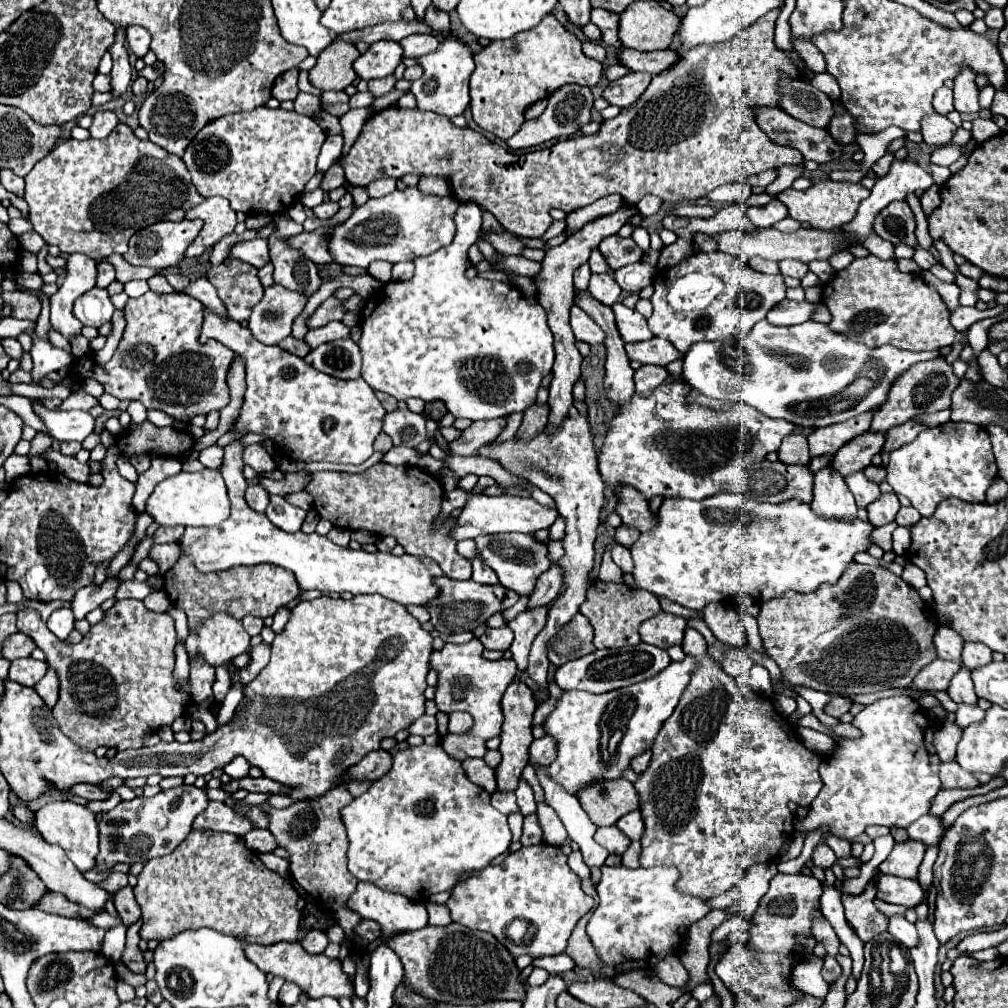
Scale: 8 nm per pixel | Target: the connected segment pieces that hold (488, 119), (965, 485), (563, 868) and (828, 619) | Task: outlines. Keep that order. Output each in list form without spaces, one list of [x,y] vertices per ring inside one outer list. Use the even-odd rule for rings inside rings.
[[[555,15],[543,17],[539,25],[517,37],[505,41],[491,41],[479,53],[473,55],[475,71],[471,75],[471,111],[475,123],[497,135],[499,139],[513,137],[523,125],[525,109],[549,97],[555,89],[565,83],[597,85],[603,75],[599,61],[585,57],[581,51],[581,41],[575,33],[567,31]]]
[[[947,421],[933,429],[925,429],[917,435],[913,443],[907,443],[897,451],[889,453],[889,465],[885,469],[889,485],[895,489],[897,495],[905,495],[911,501],[911,505],[921,513],[921,517],[933,517],[941,501],[951,497],[957,497],[965,503],[983,503],[985,491],[997,477],[997,463],[991,451],[991,439],[987,429],[973,423],[953,423],[953,421]]]
[[[531,845],[531,847],[521,847],[519,851],[511,853],[505,861],[501,861],[499,865],[491,865],[485,867],[481,871],[477,871],[475,875],[467,877],[465,881],[457,883],[451,891],[451,897],[447,901],[447,907],[451,911],[451,919],[455,923],[461,923],[469,929],[479,929],[479,931],[489,931],[493,933],[515,957],[529,953],[533,959],[535,957],[543,957],[543,955],[559,955],[565,951],[567,941],[573,933],[575,923],[593,907],[593,897],[585,895],[581,891],[581,879],[577,873],[571,871],[571,867],[567,865],[567,855],[561,851],[561,847],[555,845]],[[513,919],[521,919],[529,923],[531,929],[531,937],[517,945],[513,943],[513,939],[507,937],[507,925]]]
[[[853,563],[849,565],[849,569],[845,569],[845,573],[841,575],[841,581],[837,581],[837,585],[821,585],[819,589],[815,589],[813,593],[783,593],[781,597],[769,599],[761,603],[761,613],[757,615],[757,623],[759,623],[759,635],[763,641],[763,651],[779,665],[785,681],[789,681],[791,685],[803,685],[815,691],[829,691],[829,693],[849,693],[849,695],[857,695],[857,693],[873,693],[873,691],[885,691],[885,689],[903,689],[909,687],[913,677],[927,665],[931,663],[937,655],[933,649],[933,633],[937,631],[937,615],[933,613],[931,605],[925,603],[917,591],[907,585],[899,575],[891,573],[885,567],[875,567],[875,565],[861,565],[861,563]]]

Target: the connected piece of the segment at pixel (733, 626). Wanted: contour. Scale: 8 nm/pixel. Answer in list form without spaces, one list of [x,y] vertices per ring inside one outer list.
[[[709,603],[703,611],[703,619],[707,623],[707,627],[713,631],[713,635],[719,641],[743,647],[747,643],[747,635],[745,629],[739,621],[739,613],[727,605],[717,605],[717,603]]]

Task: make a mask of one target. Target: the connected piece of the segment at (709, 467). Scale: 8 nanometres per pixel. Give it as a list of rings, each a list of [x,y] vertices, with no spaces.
[[[667,377],[653,395],[641,397],[635,393],[631,403],[617,411],[599,455],[601,477],[613,491],[621,483],[627,483],[639,489],[647,499],[661,495],[699,501],[727,491],[745,475],[751,463],[777,451],[783,437],[805,429],[791,421],[765,417],[753,407],[711,411],[699,405],[685,405],[689,387],[691,385],[681,381],[681,377]]]

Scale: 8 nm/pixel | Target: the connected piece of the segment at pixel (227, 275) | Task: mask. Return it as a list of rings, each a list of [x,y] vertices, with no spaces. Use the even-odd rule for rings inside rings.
[[[225,259],[221,265],[211,267],[207,279],[217,289],[217,295],[223,299],[233,321],[247,321],[253,307],[263,297],[257,269],[237,259]]]

